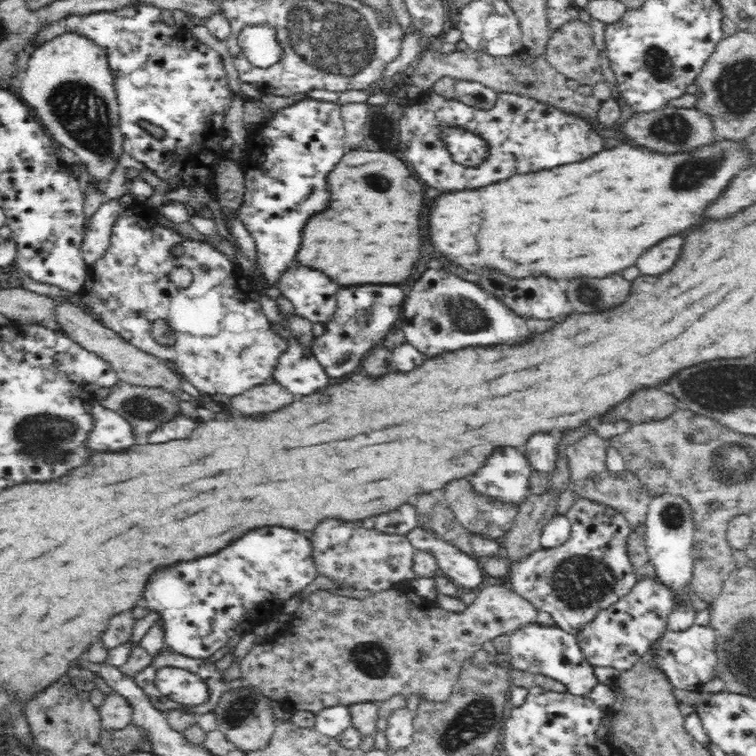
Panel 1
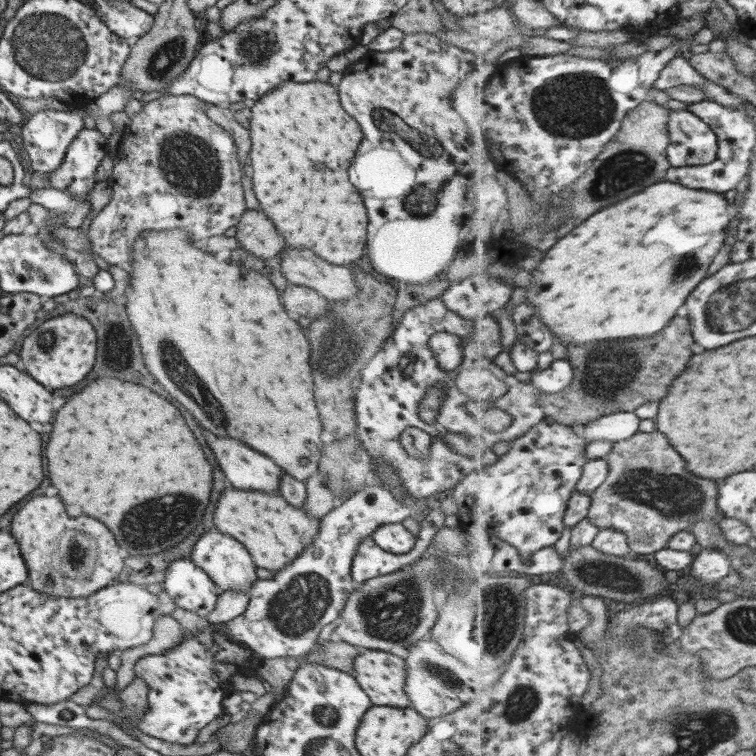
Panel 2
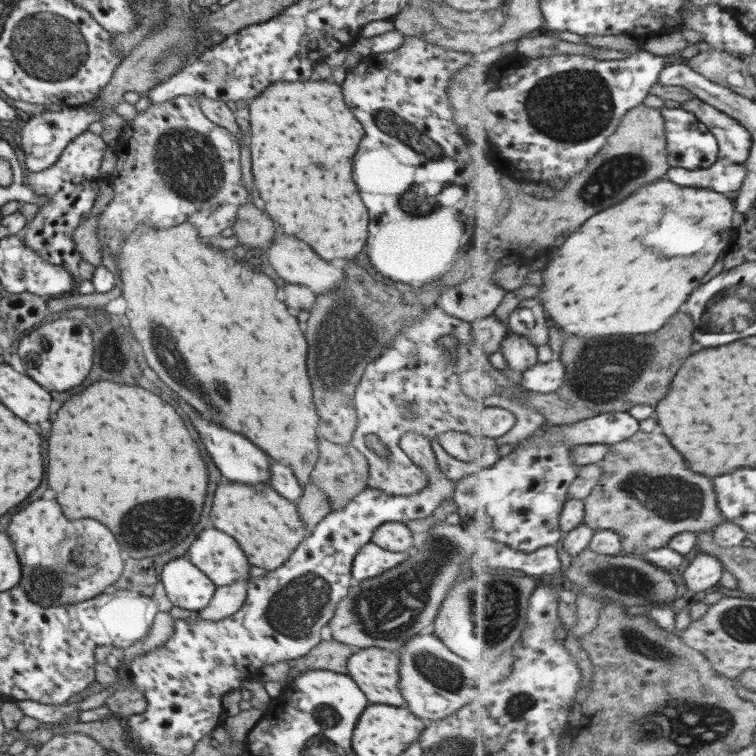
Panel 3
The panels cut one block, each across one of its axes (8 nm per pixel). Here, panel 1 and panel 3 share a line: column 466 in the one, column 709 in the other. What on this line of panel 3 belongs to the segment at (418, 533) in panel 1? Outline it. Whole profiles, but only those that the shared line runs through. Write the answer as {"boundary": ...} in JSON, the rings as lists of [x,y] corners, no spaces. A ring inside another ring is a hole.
{"boundary":[[[705,552],[700,553],[683,571],[682,577],[690,597],[705,594],[715,585],[719,585],[723,572],[727,570],[718,556]]]}

